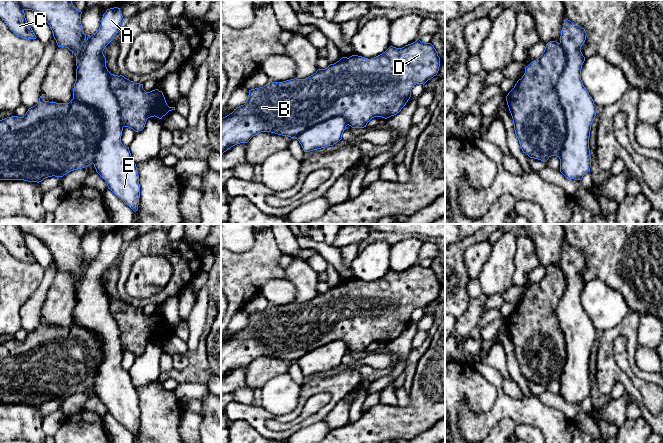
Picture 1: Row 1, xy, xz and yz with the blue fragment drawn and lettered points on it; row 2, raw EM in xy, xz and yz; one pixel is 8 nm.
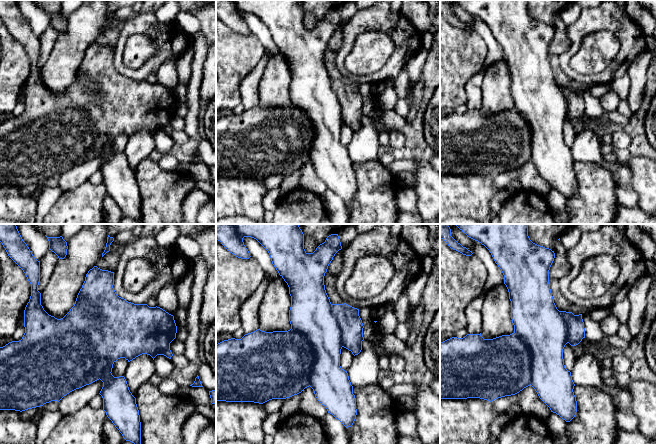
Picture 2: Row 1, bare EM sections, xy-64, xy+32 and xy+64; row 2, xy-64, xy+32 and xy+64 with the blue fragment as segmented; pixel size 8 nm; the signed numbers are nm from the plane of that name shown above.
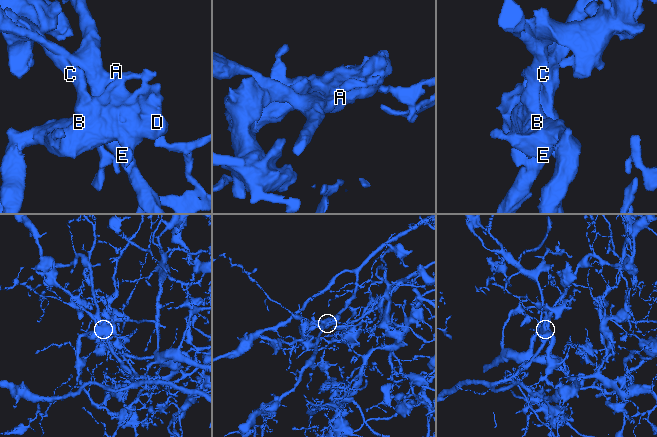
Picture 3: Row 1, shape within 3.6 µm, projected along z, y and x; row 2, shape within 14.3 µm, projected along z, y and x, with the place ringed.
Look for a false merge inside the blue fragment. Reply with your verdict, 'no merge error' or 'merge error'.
merge error

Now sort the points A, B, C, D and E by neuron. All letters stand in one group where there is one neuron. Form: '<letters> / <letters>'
A E / B C D

